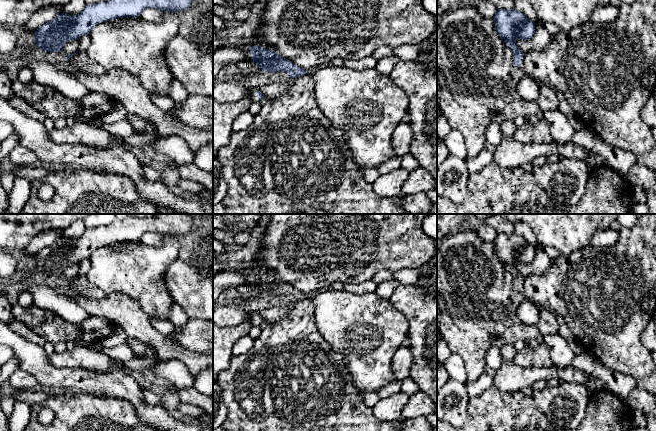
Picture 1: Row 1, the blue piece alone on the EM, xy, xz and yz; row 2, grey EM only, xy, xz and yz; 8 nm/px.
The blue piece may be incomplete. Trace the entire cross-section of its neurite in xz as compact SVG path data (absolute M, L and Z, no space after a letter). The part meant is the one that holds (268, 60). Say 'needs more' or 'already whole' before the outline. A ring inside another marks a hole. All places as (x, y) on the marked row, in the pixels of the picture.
already whole | M260 46L249 48L253 62L264 72L286 72L290 78L296 78L308 74L309 72L298 67L288 59L284 59L274 50L268 50Z

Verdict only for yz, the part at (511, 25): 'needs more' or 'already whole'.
already whole

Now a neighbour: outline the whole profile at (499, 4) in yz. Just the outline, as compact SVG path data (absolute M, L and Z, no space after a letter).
M487 0L492 3L497 9L511 10L514 9L514 0Z

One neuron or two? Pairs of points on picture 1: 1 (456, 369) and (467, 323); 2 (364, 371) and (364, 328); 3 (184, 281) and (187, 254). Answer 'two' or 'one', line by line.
1: two
2: one
3: two

